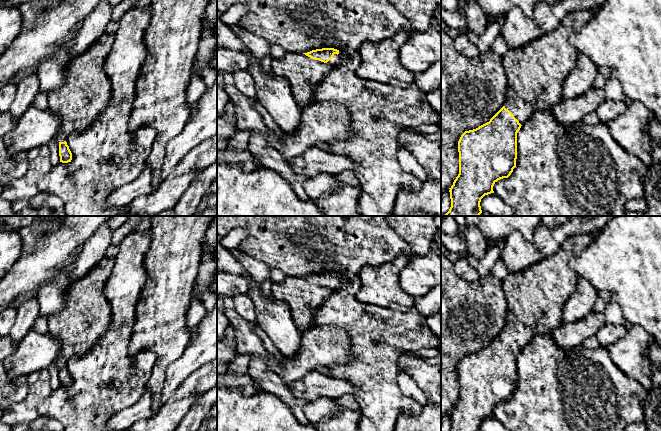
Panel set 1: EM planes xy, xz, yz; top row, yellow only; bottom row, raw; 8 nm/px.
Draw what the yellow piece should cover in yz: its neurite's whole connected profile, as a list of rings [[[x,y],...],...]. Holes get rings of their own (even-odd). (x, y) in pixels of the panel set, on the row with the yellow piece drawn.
[[[598,9],[570,12],[553,31],[526,45],[507,49],[502,57],[506,75],[504,106],[489,122],[461,135],[458,141],[459,174],[449,190],[451,207],[444,216],[479,216],[482,213],[481,199],[494,193],[493,186],[498,180],[511,175],[516,167],[518,131],[534,113],[552,110],[562,100],[565,78],[575,66],[578,55],[569,36],[585,26]]]

